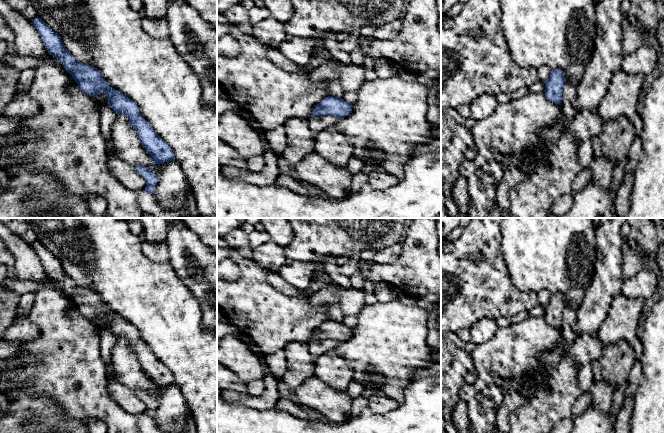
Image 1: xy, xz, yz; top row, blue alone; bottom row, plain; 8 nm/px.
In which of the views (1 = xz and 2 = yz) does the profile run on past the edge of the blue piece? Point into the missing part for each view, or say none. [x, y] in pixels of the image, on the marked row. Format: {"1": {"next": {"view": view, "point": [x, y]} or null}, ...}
{"1": {"next": null}, "2": {"next": null}}

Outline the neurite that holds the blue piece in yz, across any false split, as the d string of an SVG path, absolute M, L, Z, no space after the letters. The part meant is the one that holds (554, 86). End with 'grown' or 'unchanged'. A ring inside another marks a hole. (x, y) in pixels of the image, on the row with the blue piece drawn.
M560 69L551 70L549 79L545 82L545 95L548 100L561 105L562 103L562 93L563 87L566 83L566 78L564 77Z; unchanged

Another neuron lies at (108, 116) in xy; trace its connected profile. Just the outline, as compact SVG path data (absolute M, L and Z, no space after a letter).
M99 93L98 95L92 96L92 98L99 108L100 131L107 147L112 141L112 127L117 119L117 113L107 104L109 98L105 93Z

